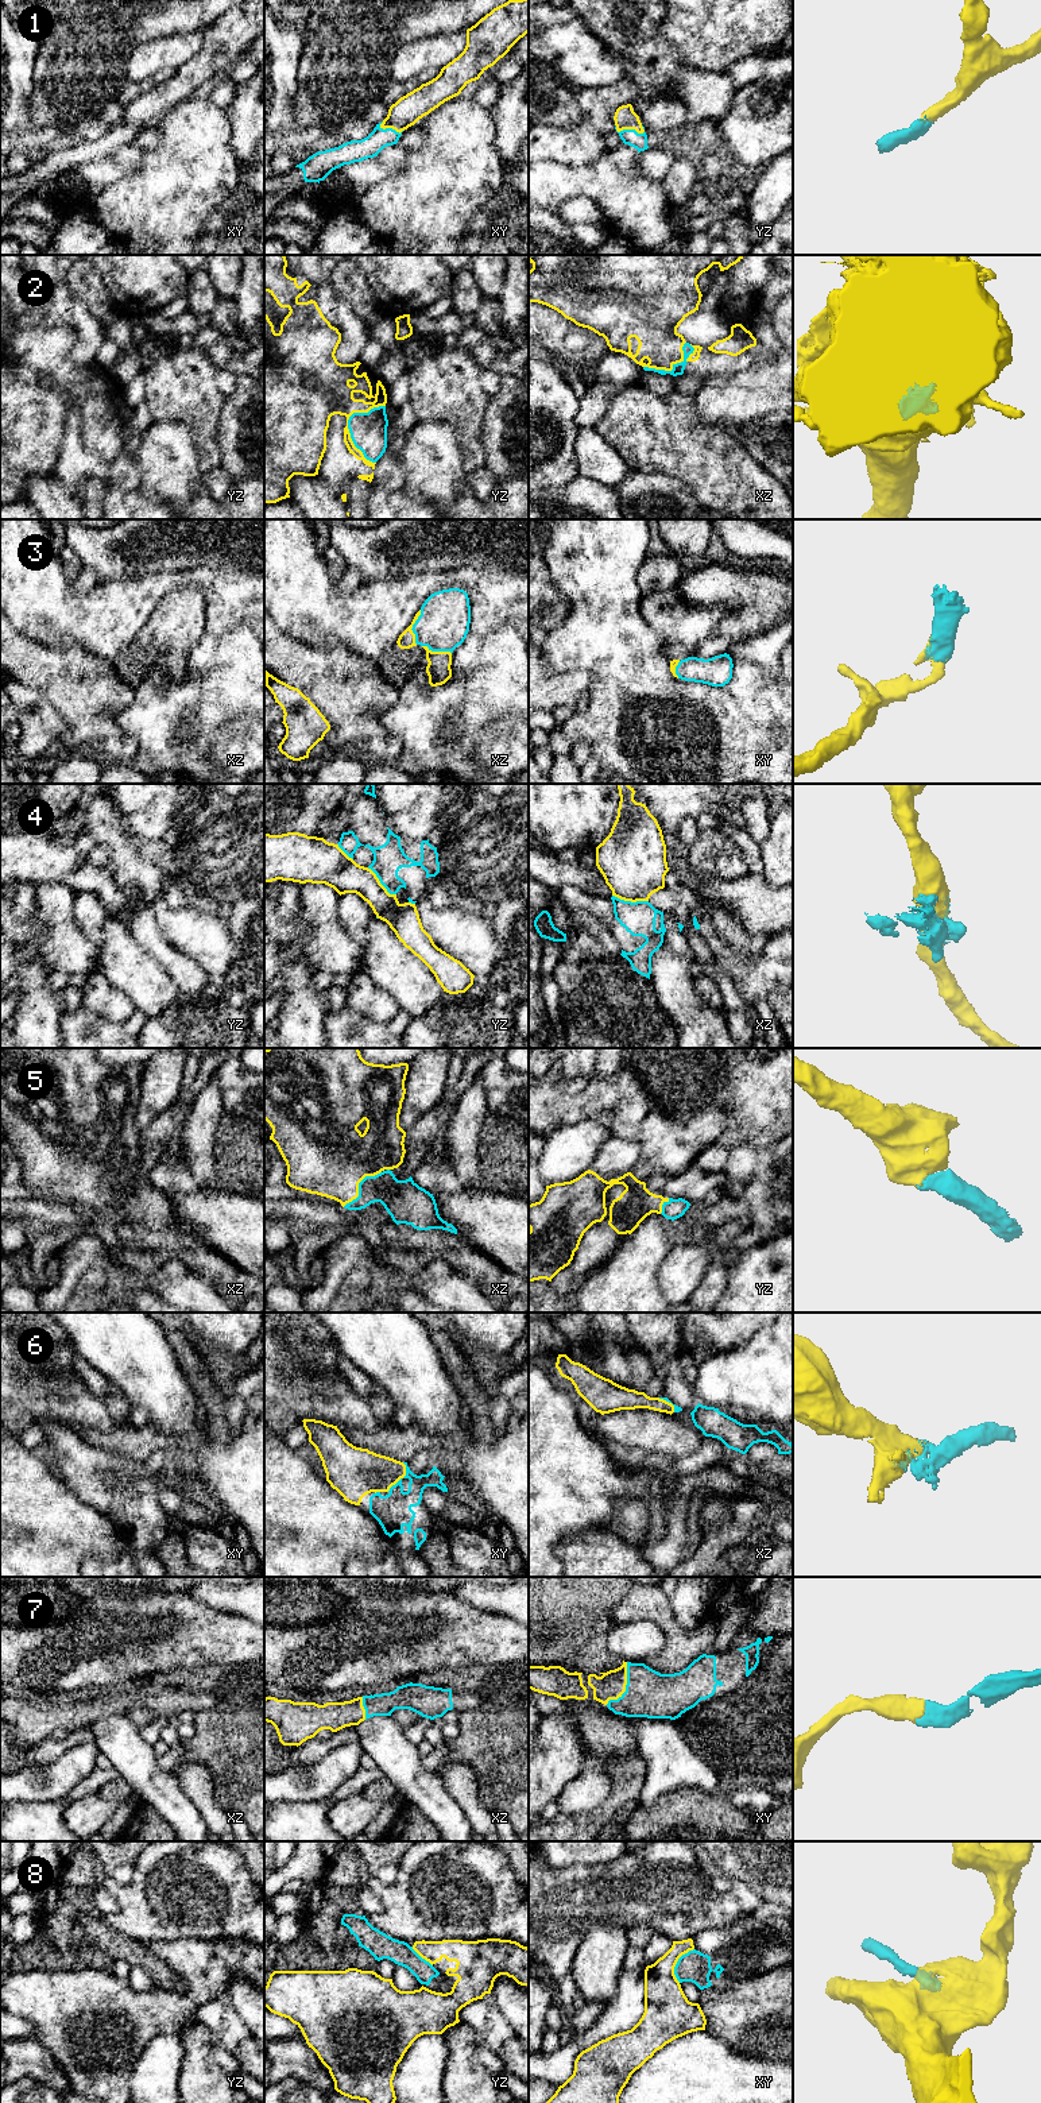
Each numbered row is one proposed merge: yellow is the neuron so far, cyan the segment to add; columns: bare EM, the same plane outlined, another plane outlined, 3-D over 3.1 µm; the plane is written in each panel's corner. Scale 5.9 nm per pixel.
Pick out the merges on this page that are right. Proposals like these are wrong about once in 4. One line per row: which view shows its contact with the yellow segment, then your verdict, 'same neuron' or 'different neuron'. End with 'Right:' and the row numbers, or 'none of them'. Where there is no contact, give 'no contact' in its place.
1: contact in yz; same neuron
2: contact in yz; different neuron
3: contact in xz; same neuron
4: contact in xz; different neuron
5: contact in xz; same neuron
6: contact in xy; same neuron
7: contact in xy; same neuron
8: contact in xy; different neuron
Right: 1, 3, 5, 6, 7

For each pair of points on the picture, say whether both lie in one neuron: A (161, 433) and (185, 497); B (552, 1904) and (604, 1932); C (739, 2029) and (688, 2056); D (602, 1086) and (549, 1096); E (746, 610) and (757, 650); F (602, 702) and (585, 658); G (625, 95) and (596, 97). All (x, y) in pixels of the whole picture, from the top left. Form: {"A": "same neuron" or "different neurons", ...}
{"A": "same neuron", "B": "different neurons", "C": "different neurons", "D": "same neuron", "E": "same neuron", "F": "same neuron", "G": "same neuron"}

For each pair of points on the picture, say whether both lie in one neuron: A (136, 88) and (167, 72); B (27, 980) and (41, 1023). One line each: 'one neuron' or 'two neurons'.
A: one neuron
B: one neuron

